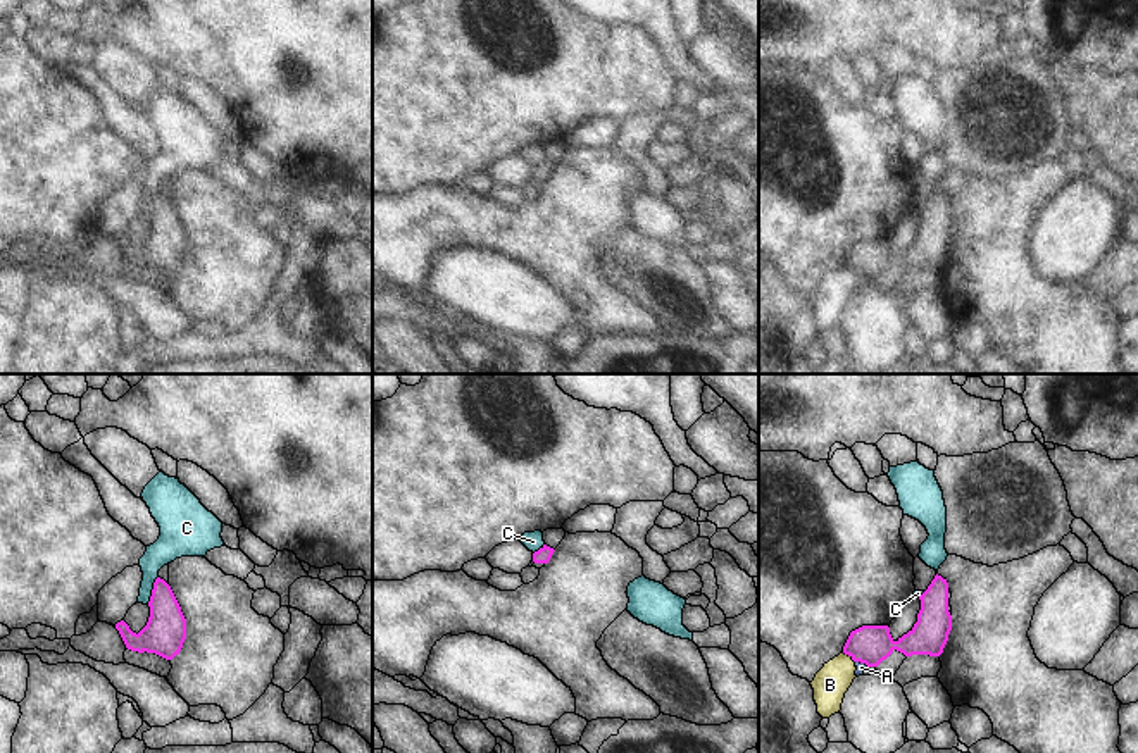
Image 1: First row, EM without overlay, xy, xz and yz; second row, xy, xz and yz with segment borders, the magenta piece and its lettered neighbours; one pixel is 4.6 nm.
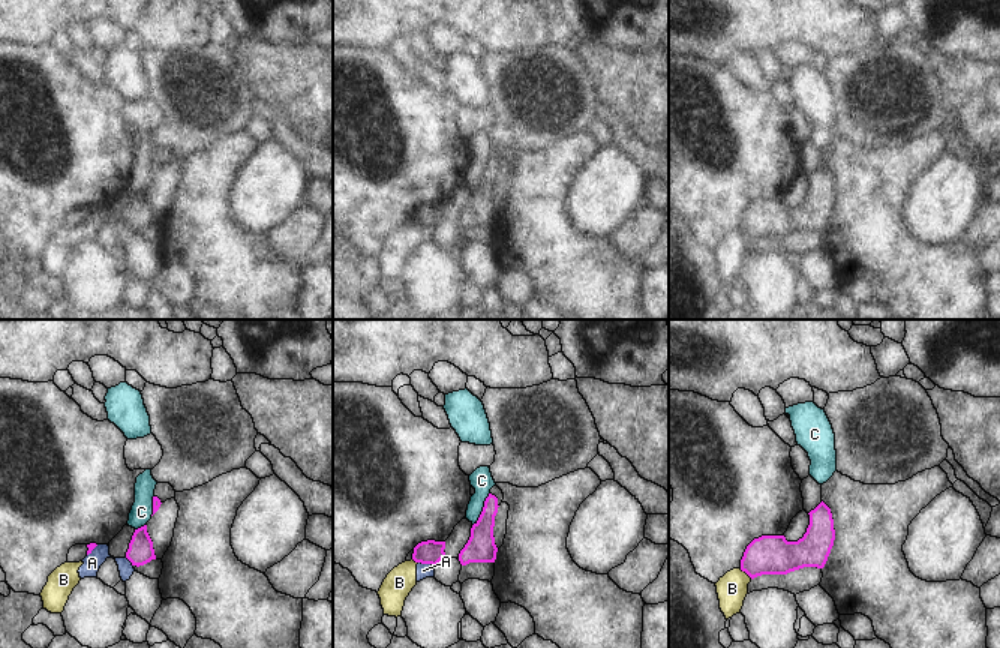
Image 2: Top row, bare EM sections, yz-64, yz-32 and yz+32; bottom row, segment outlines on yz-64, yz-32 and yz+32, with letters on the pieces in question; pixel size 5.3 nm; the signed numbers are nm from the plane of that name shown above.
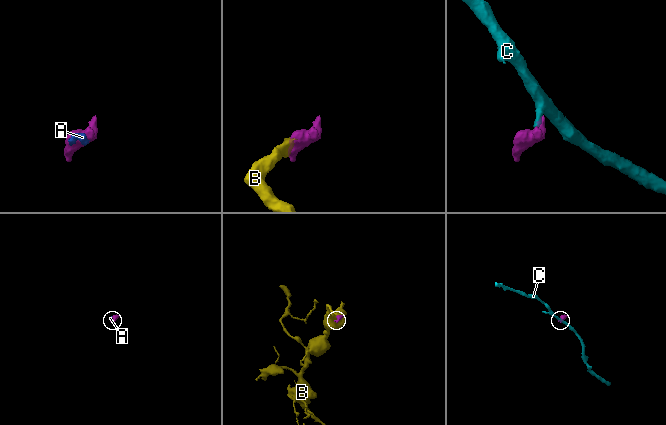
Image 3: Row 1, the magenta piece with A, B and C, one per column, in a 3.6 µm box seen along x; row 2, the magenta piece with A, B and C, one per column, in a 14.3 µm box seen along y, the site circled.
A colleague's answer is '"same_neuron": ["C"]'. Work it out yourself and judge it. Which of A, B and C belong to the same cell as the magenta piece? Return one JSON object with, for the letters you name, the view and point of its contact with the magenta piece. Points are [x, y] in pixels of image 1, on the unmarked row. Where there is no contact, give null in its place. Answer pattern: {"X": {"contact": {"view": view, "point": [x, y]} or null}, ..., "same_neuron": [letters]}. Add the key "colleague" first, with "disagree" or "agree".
{"colleague": "disagree", "same_neuron": []}

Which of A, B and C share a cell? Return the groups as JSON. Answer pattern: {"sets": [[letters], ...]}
{"sets": [["A", "B"], ["C"]]}

